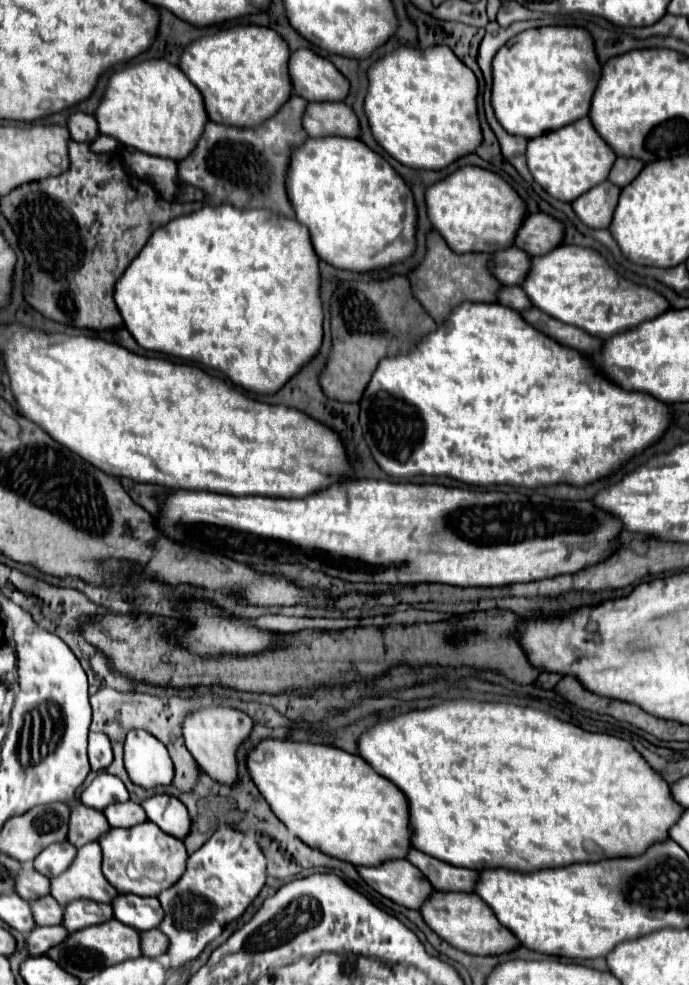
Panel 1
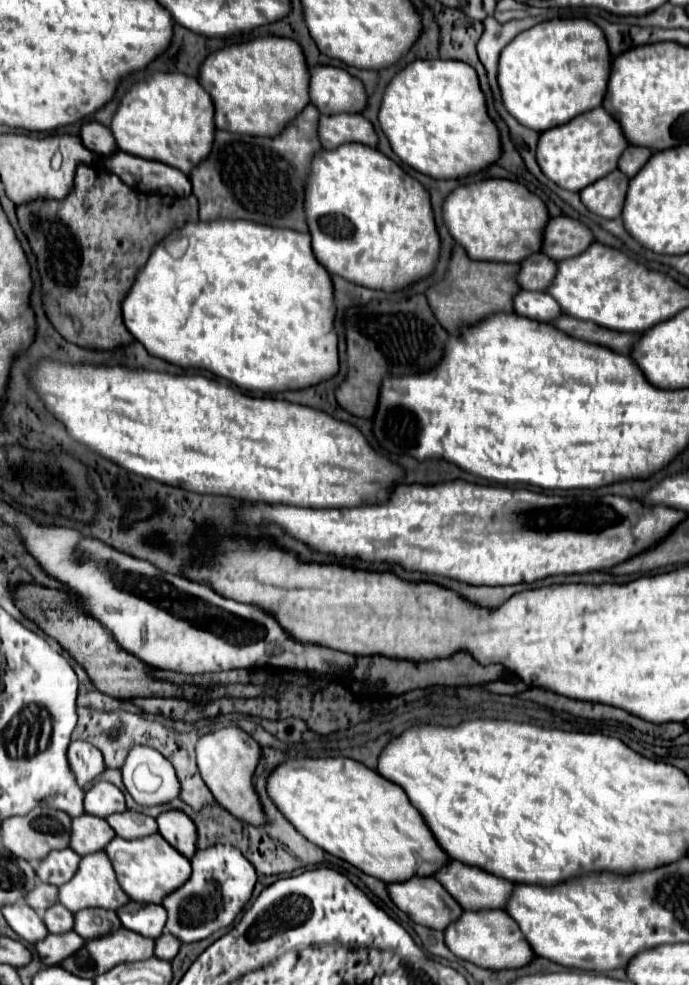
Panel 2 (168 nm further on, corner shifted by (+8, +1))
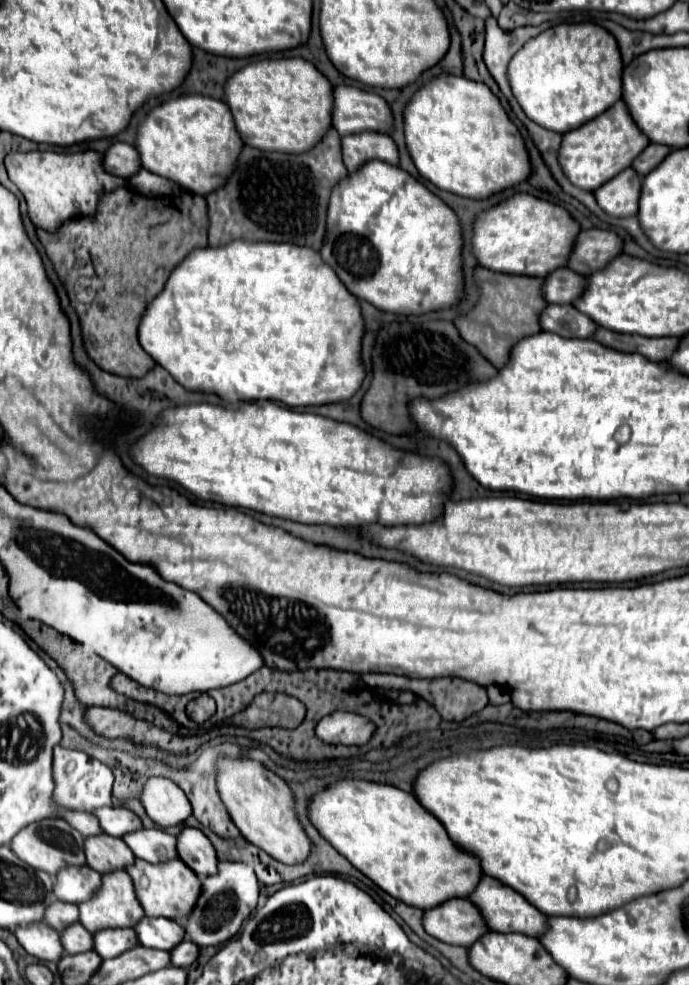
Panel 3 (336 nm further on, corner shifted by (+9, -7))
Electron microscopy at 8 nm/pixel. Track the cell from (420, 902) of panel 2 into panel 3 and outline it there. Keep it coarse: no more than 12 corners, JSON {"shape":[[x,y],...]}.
{"shape":[[469,899],[425,909],[423,927],[463,947],[487,931]]}

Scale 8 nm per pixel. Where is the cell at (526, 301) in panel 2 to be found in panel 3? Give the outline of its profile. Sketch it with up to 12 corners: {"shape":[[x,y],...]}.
{"shape":[[547,305],[539,323],[561,337],[589,337],[591,319],[573,305]]}

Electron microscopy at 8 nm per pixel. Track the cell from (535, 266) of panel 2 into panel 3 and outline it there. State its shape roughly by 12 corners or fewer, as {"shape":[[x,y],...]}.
{"shape":[[559,267],[543,279],[547,303],[569,305],[581,295],[583,275]]}

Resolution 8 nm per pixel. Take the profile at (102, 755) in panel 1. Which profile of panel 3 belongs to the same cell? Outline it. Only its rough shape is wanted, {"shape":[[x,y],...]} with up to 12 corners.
{"shape":[[57,745],[53,799],[91,813],[111,805],[111,769]]}

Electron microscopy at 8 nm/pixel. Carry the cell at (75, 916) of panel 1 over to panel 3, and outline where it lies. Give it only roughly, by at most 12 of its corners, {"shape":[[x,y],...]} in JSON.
{"shape":[[133,929],[93,933],[93,951],[117,957],[137,943]]}

